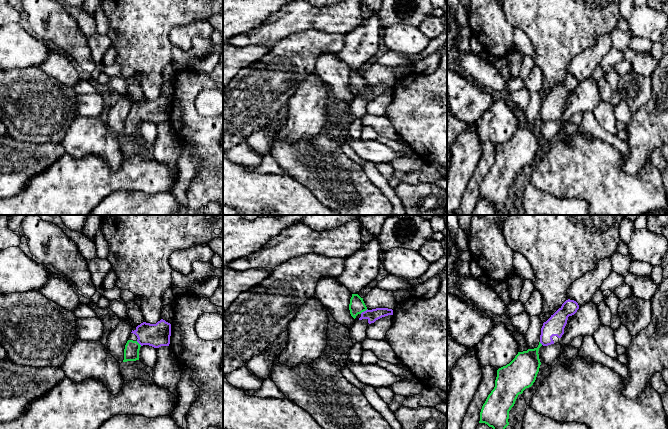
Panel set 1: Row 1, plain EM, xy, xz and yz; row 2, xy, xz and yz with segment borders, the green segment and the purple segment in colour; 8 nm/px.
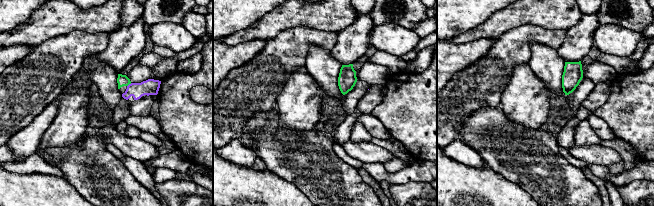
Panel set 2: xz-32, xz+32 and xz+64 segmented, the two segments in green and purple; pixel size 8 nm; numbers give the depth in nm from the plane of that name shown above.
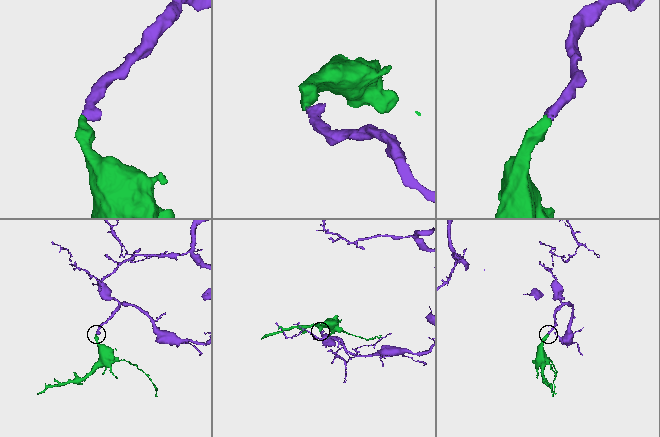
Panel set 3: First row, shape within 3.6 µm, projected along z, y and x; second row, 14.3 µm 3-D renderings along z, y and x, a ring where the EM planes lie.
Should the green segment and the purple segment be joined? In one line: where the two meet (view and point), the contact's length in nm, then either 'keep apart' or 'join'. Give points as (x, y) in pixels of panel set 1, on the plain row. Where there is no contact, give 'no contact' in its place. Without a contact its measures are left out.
contact xz (363, 87); length 70 nm; join

